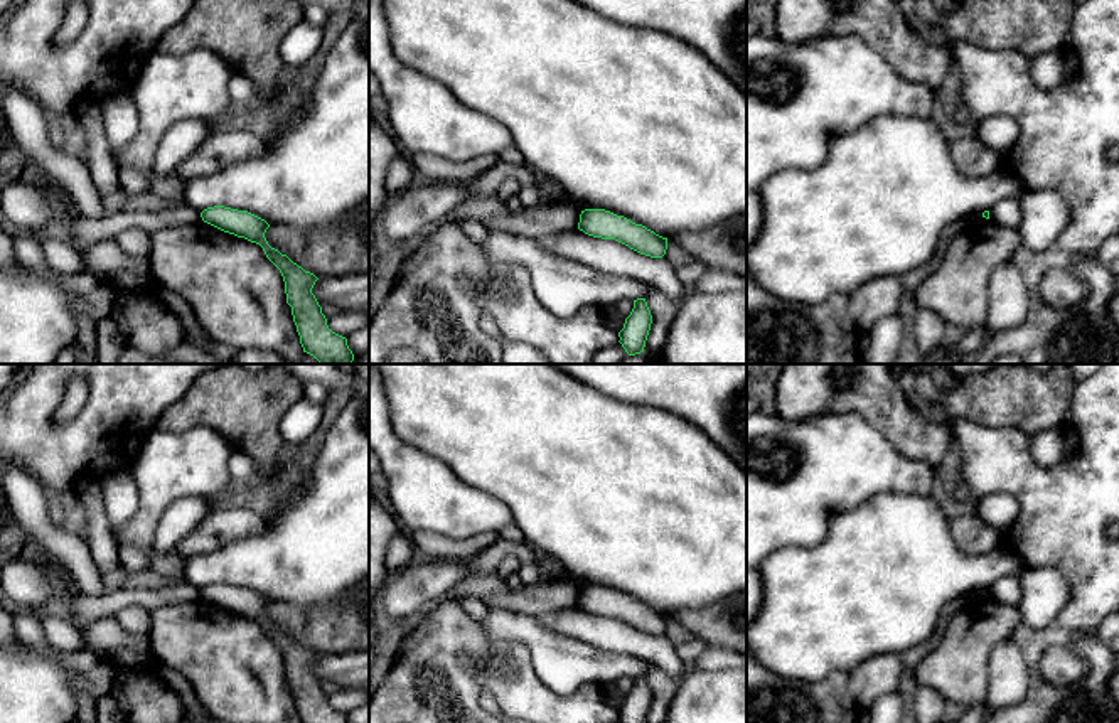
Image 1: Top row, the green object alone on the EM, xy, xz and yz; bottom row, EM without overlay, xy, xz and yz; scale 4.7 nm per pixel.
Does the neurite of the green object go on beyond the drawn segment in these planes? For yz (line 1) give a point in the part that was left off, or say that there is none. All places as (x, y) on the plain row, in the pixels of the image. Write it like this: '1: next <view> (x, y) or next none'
1: next none

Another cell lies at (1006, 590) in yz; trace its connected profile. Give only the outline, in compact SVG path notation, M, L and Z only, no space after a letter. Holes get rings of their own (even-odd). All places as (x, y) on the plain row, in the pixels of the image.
M1020 575L1003 576L996 580L989 586L989 597L996 598L998 602L1004 605L1018 607L1021 600Z

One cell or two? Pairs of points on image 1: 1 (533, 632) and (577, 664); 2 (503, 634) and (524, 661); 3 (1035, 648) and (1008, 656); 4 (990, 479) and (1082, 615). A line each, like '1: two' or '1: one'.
1: one
2: two
3: two
4: one

